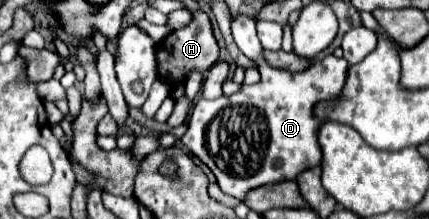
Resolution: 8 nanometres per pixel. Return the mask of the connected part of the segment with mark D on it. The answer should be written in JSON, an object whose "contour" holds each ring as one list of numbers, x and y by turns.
{"contour":[[233,16,231,32,239,50,257,62,261,80,253,86,241,86,231,96,197,100,181,142,209,166,225,194,243,200,257,186,295,180,301,172,321,164,321,148,317,144,319,122,313,118,313,106,319,100,333,100,341,92,349,62,325,56,305,72,285,72,271,68,263,60,255,20]]}

